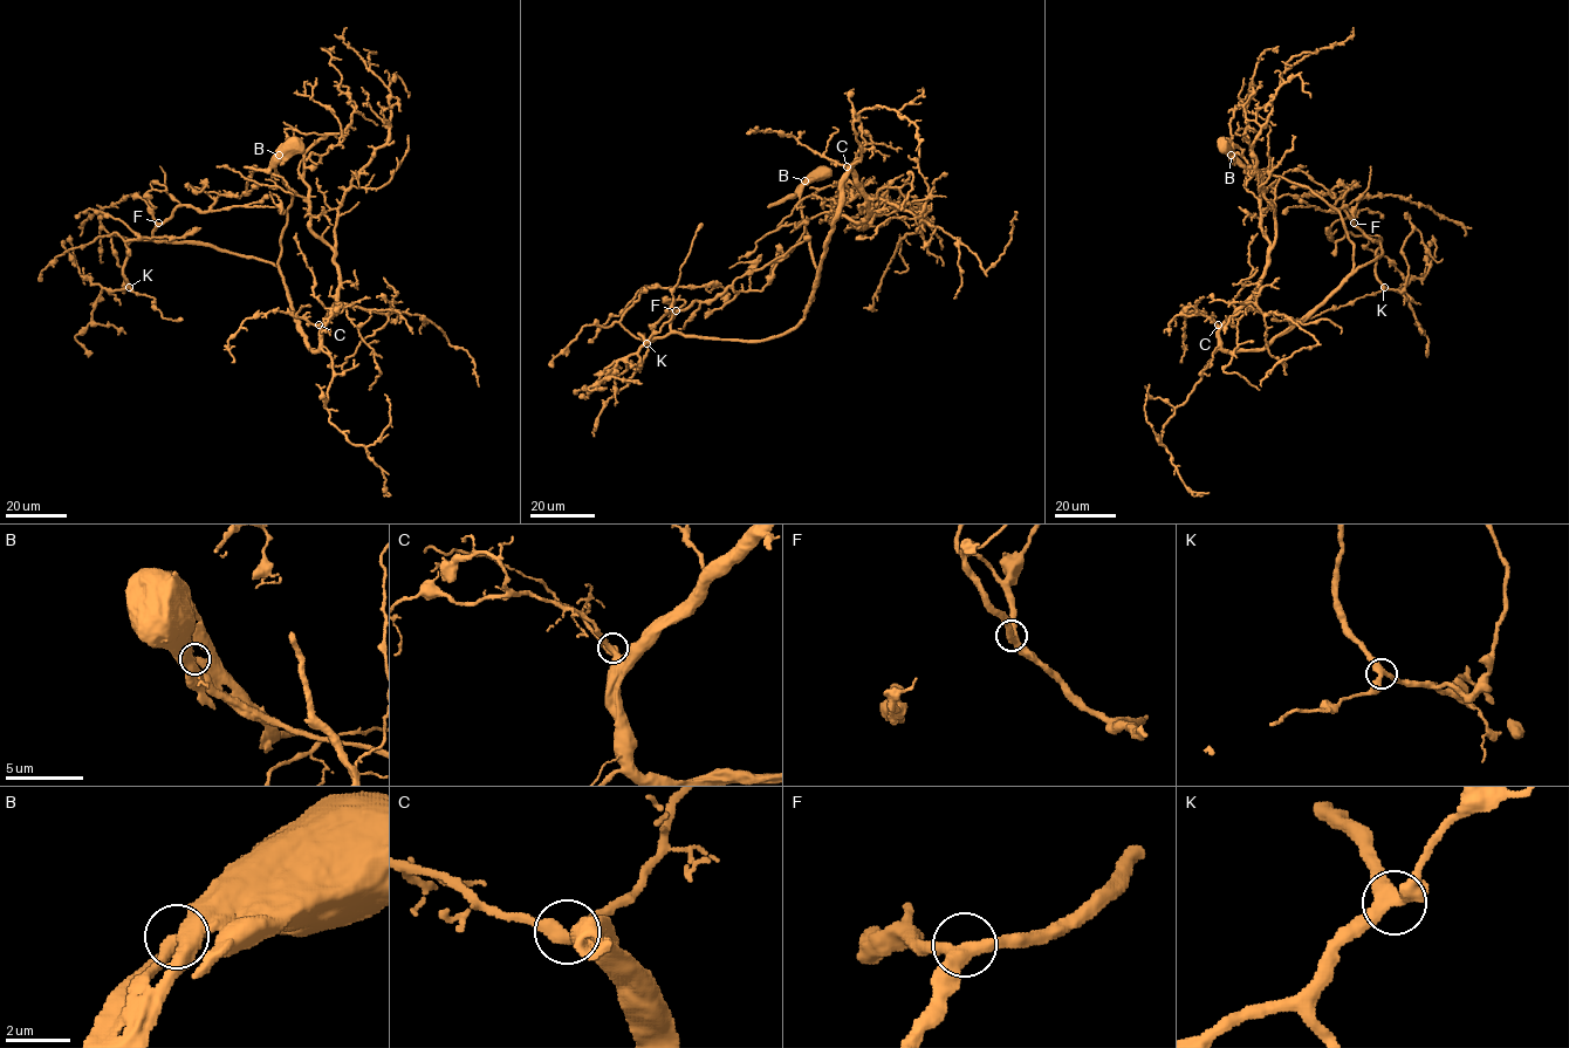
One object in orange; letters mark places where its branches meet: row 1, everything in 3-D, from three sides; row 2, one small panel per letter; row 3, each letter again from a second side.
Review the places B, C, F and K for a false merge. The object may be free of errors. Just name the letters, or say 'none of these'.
B

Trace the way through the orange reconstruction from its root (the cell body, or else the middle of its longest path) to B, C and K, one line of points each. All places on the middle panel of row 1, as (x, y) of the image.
B: (819, 176), (804, 180)
C: (819, 176), (810, 177), (800, 194), (819, 275), (813, 299), (803, 310), (840, 212), (847, 166)
K: (819, 176), (800, 194), (819, 283), (794, 328), (758, 341), (639, 334), (646, 343)

